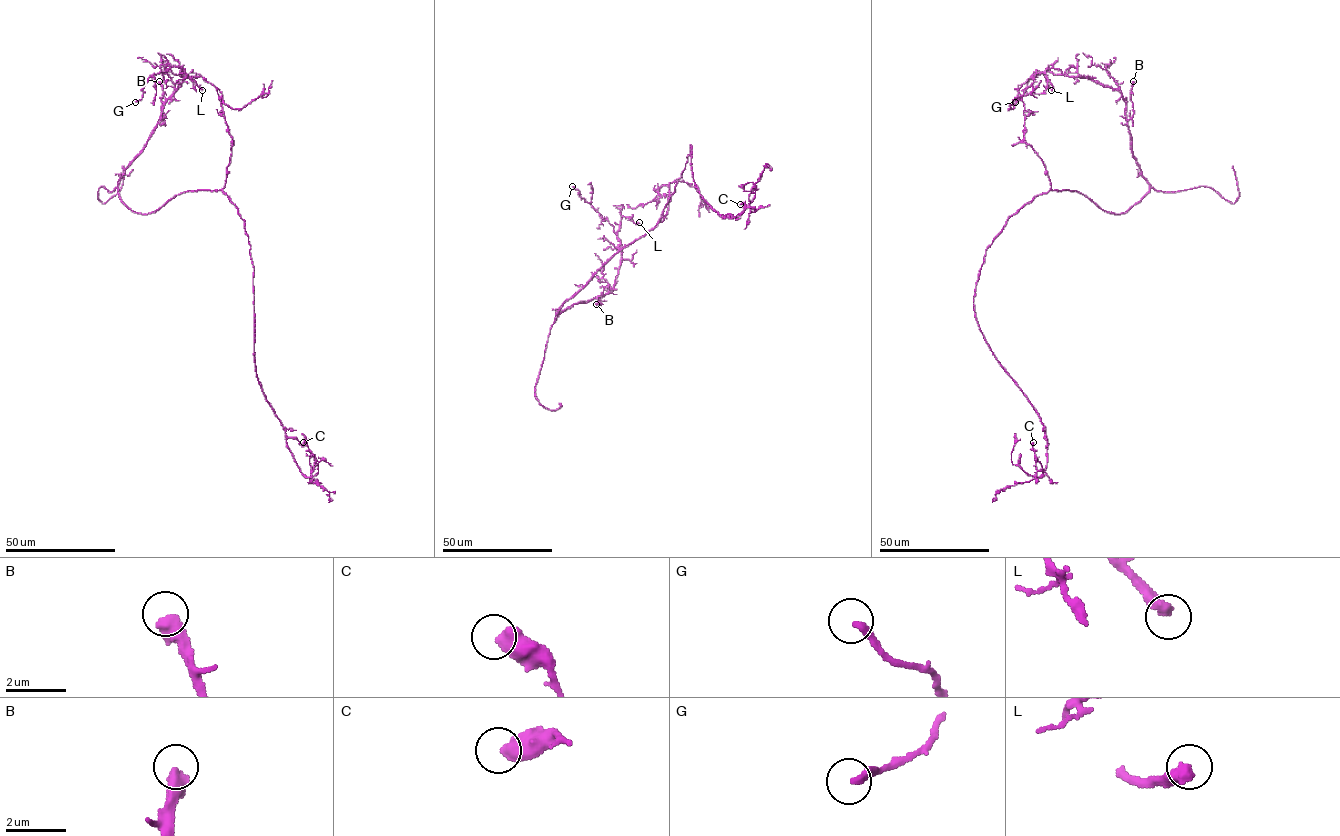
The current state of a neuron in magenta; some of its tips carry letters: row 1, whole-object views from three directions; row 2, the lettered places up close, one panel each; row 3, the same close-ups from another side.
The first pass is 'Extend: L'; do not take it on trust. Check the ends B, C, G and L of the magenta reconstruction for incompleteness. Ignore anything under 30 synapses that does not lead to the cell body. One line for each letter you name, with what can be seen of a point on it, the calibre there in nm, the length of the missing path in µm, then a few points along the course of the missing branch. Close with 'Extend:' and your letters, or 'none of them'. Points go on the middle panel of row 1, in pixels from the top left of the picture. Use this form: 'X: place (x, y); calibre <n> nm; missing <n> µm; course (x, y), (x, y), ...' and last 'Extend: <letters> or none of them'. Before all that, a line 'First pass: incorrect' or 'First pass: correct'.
First pass: incorrect
Extend: none of them

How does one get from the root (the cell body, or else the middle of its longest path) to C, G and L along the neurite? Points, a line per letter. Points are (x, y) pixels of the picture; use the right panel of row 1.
C: (1045, 193), (1012, 214), (986, 249), (974, 298), (986, 343), (1045, 430), (1047, 464), (1039, 477), (1033, 442)
G: (1045, 193), (1075, 191), (1123, 213), (1148, 191), (1126, 101), (1088, 78), (1046, 71), (1015, 102)
L: (1045, 193), (1075, 191), (1101, 209), (1123, 213), (1149, 189), (1133, 156), (1122, 95), (1047, 68), (1051, 90)

